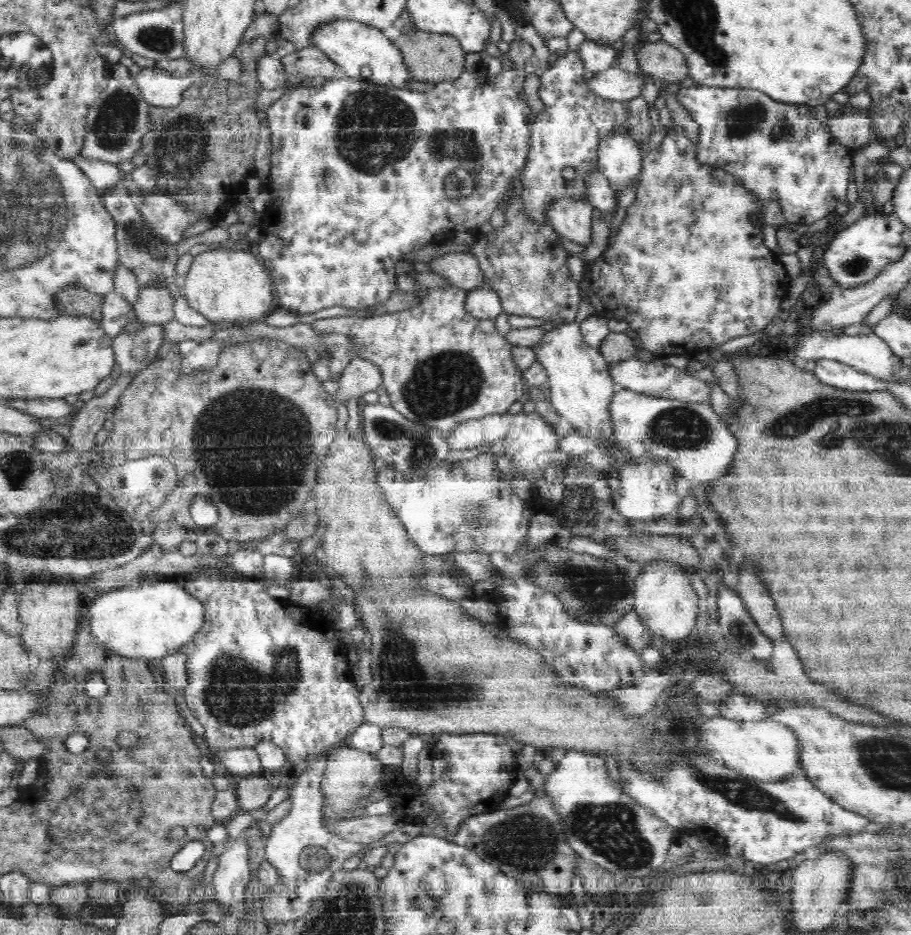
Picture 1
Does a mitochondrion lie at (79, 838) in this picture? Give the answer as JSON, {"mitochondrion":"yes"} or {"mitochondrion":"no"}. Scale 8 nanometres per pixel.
{"mitochondrion":"yes"}

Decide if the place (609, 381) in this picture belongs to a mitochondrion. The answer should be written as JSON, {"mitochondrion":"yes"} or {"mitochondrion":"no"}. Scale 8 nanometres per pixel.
{"mitochondrion":"no"}

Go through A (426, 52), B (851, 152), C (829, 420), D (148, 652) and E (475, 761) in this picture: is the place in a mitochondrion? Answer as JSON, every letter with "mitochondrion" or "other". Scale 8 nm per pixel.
{"A":"other","B":"other","C":"mitochondrion","D":"other","E":"other"}

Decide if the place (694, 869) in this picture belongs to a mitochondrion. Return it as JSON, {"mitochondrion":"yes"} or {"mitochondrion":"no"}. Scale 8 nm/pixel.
{"mitochondrion":"no"}

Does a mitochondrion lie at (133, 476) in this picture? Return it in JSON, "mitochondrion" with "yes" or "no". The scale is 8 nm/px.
{"mitochondrion":"no"}

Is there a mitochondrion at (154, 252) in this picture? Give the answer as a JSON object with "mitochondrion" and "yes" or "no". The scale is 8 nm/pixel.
{"mitochondrion":"yes"}

